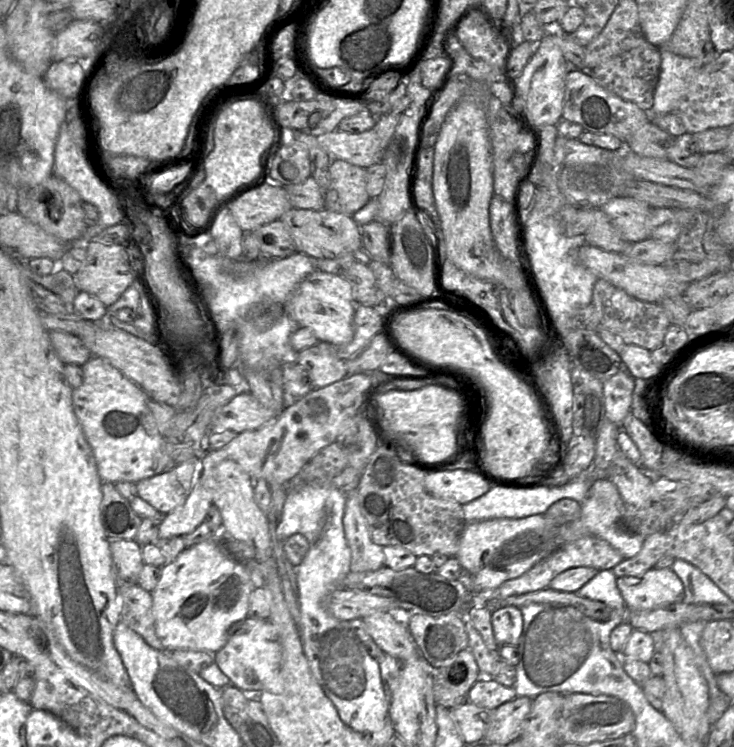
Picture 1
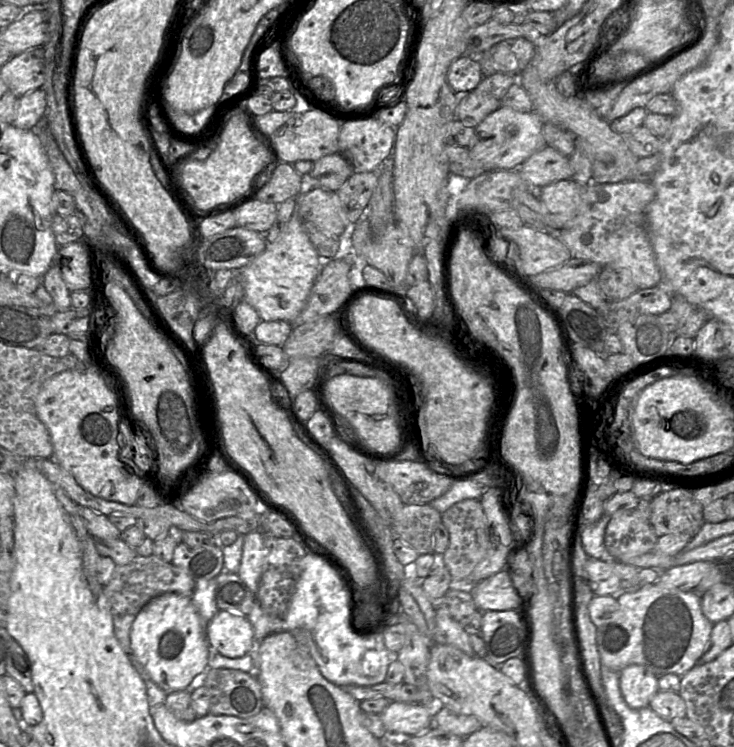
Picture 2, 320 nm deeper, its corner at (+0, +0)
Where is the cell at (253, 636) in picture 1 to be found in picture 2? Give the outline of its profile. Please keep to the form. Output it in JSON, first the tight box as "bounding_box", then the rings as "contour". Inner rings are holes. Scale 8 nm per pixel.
{"bounding_box":[206,610,255,658],"contour":[[[219,610],[206,627],[210,647],[228,658],[248,654],[255,646],[255,633],[249,619],[242,614]]]}

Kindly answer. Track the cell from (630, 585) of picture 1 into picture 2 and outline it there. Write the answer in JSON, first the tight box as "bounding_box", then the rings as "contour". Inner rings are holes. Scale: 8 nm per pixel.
{"bounding_box":[596,583,714,678],"contour":[[[654,583],[636,591],[620,592],[617,594],[617,601],[618,610],[596,631],[597,650],[604,667],[620,673],[627,666],[642,665],[660,678],[666,674],[682,677],[699,663],[714,625],[703,614],[702,596],[696,590],[668,589]]]}

